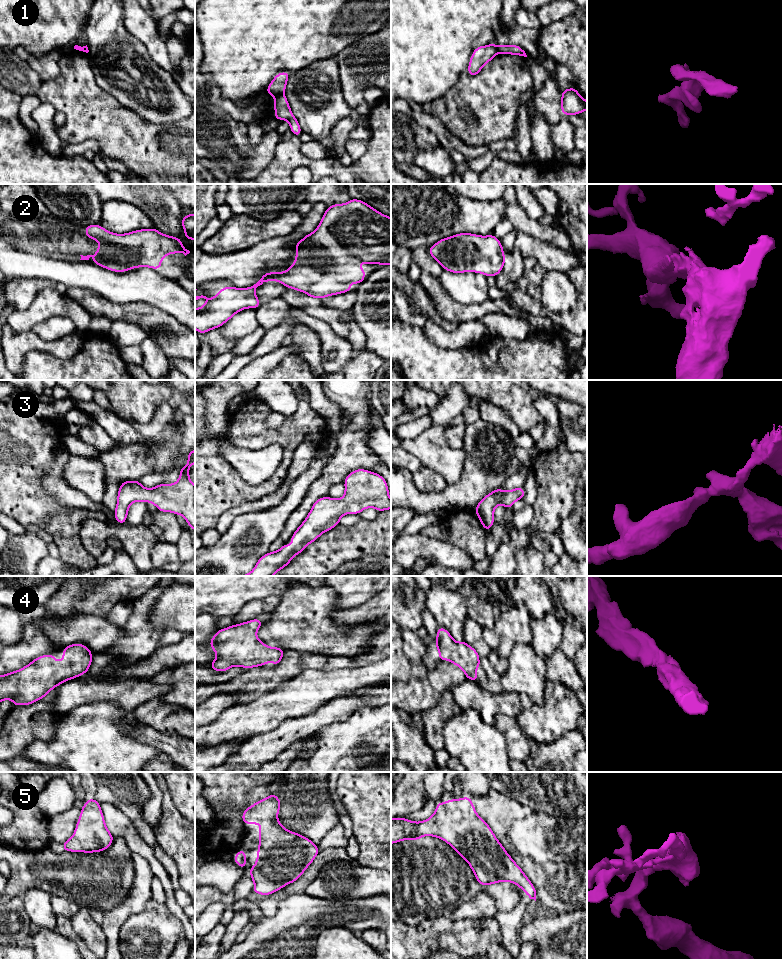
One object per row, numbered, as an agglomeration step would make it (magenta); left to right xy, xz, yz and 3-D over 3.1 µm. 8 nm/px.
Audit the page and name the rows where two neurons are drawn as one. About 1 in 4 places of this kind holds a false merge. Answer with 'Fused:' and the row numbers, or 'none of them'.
Fused: 1

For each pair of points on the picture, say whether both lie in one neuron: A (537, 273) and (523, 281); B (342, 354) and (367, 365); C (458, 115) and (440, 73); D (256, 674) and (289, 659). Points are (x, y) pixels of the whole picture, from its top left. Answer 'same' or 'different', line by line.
A: same
B: same
C: different
D: same

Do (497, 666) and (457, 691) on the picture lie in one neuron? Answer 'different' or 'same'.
different

